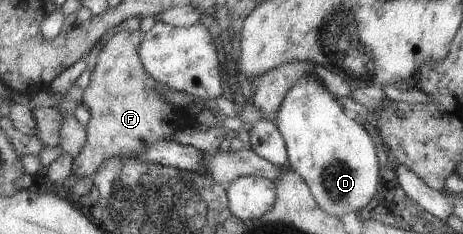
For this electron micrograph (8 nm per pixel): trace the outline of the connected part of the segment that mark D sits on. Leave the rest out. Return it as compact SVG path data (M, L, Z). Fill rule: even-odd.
M302 76L296 81L292 90L286 95L277 116L276 123L286 139L290 167L311 186L312 194L322 210L326 210L336 218L350 212L360 213L360 210L364 210L376 196L380 184L382 166L380 166L376 144L370 132L358 121L359 119L353 119L353 115L342 108L338 97L334 96L334 93L328 90L324 82L316 76Z

